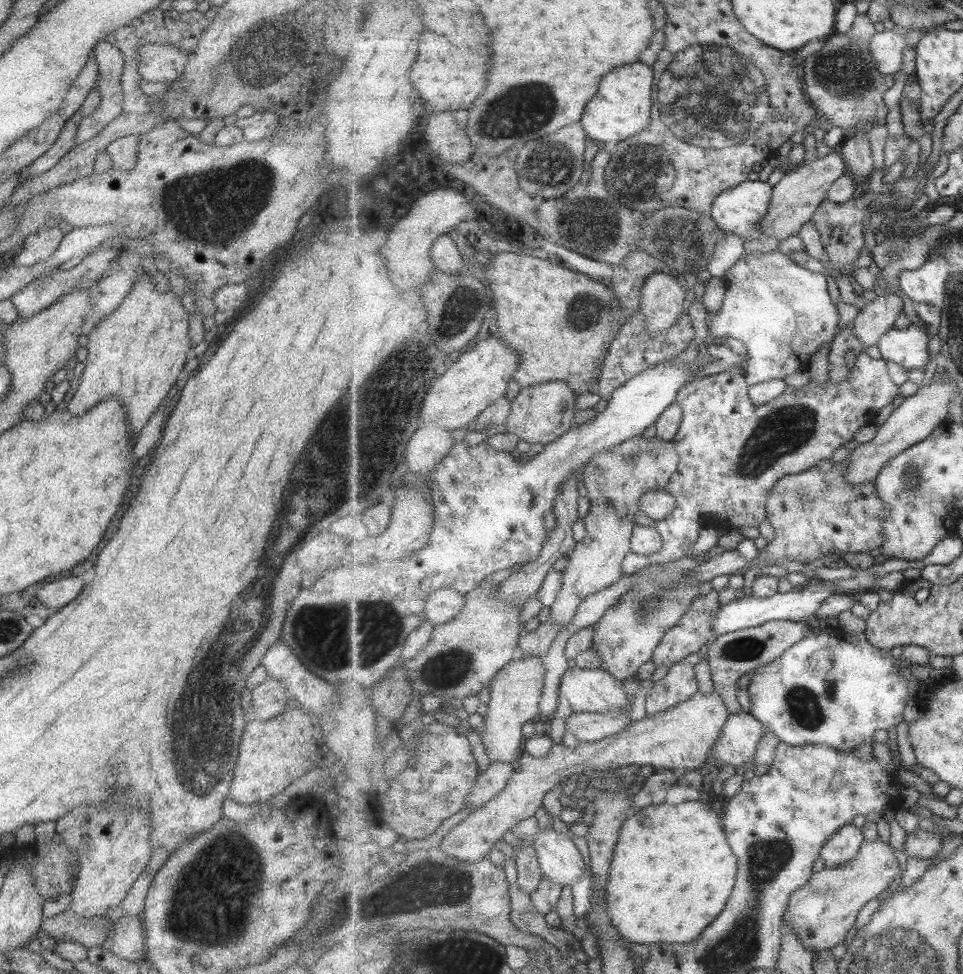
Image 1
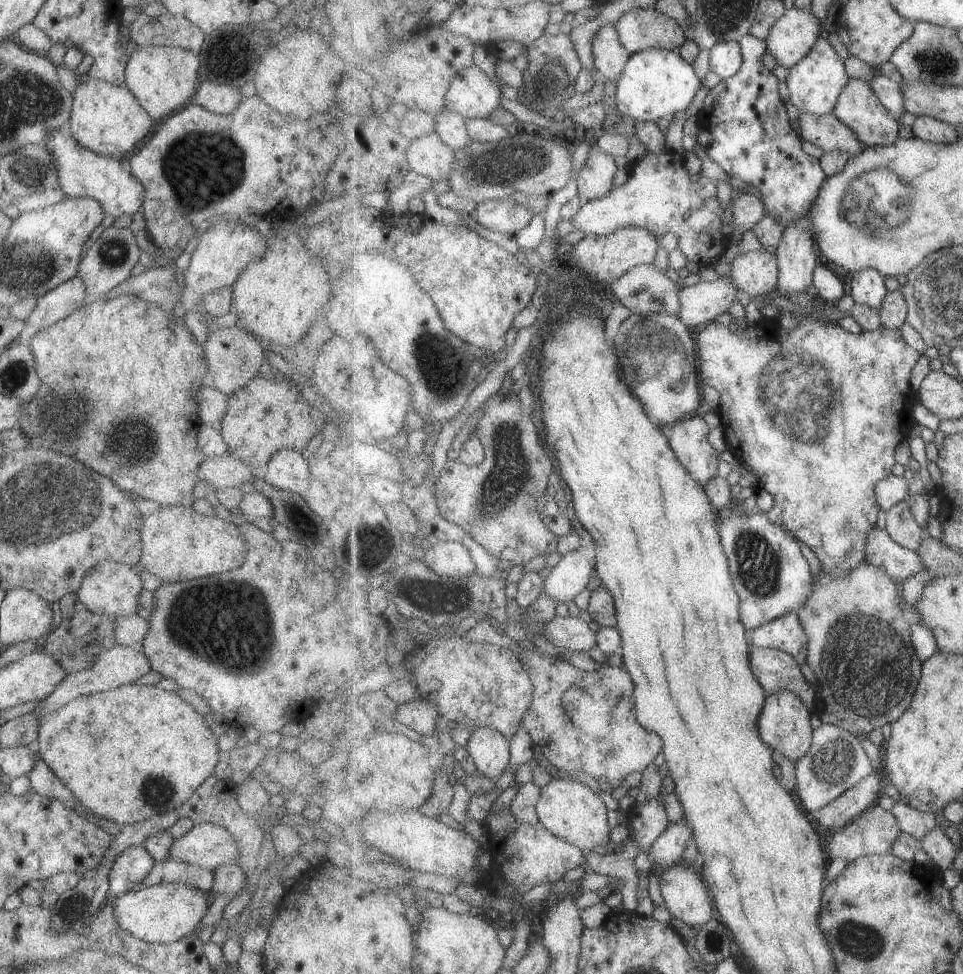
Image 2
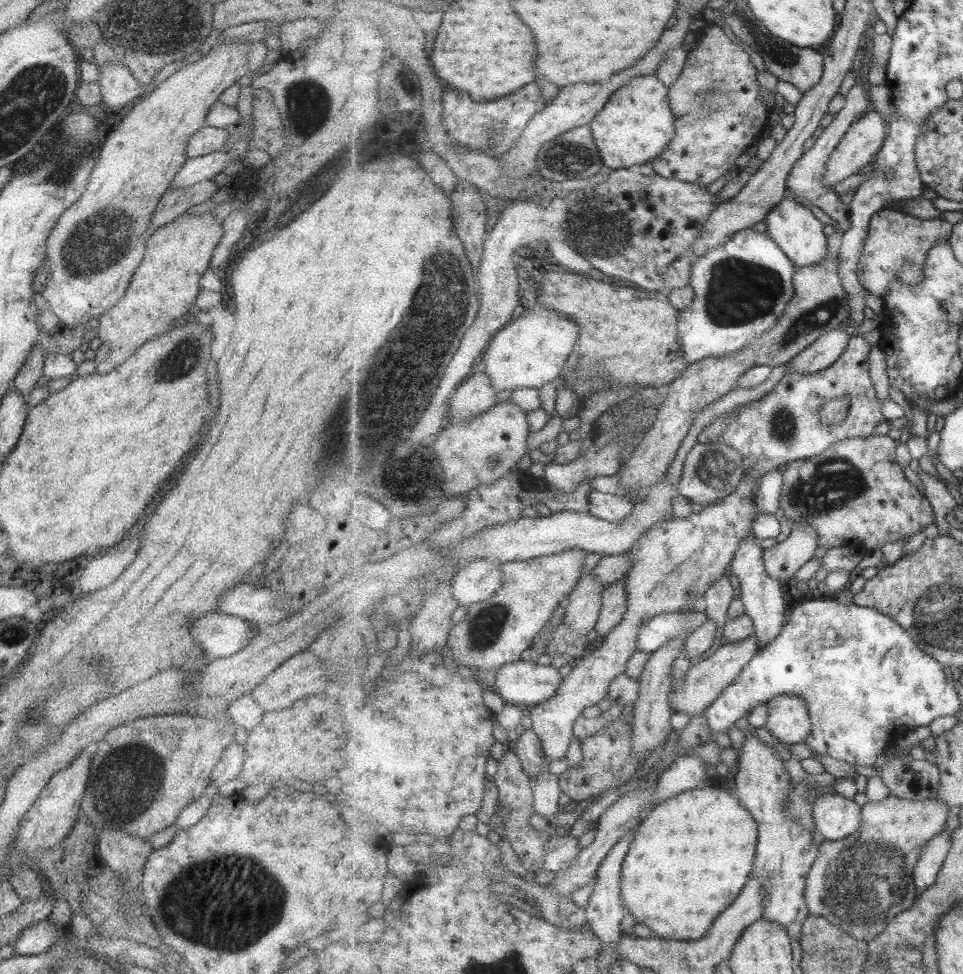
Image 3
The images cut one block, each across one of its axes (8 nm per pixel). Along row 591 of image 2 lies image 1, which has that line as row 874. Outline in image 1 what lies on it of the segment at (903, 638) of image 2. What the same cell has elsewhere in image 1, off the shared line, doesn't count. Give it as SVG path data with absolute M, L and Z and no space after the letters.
M880 836L875 840L865 840L855 860L849 864L827 868L814 873L805 886L792 894L784 922L787 922L801 942L809 950L831 950L837 944L845 942L847 932L853 929L857 922L859 910L884 893L891 882L895 882L903 872L903 857Z

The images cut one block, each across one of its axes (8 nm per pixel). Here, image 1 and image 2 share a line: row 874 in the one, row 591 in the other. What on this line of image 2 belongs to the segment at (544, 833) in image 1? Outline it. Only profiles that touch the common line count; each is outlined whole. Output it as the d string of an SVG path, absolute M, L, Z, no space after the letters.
M577 549L570 551L548 574L544 586L545 593L554 598L557 604L565 604L587 588L593 571L593 564Z

